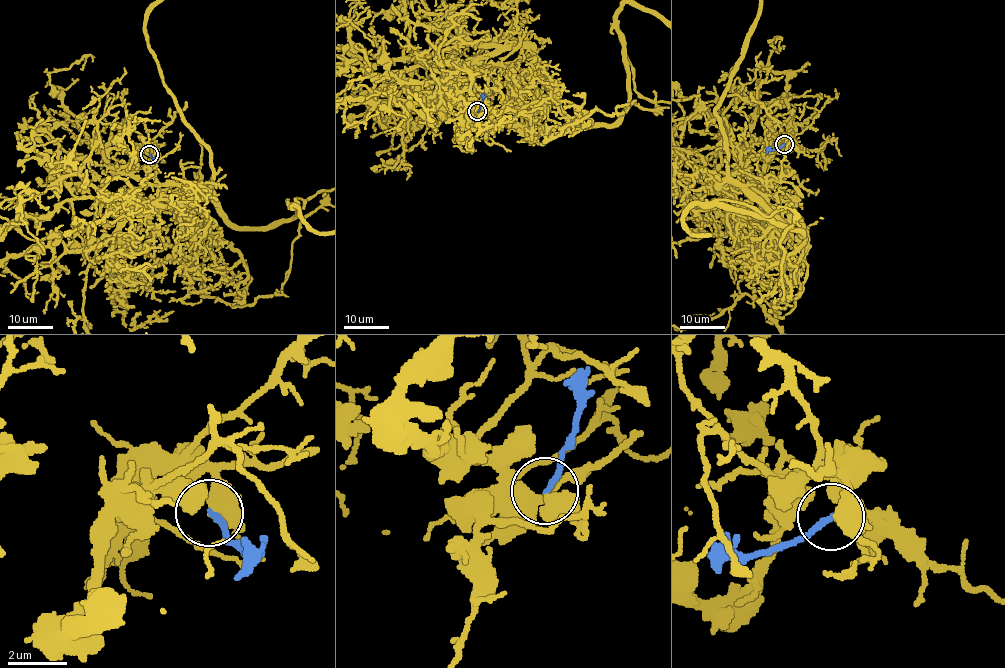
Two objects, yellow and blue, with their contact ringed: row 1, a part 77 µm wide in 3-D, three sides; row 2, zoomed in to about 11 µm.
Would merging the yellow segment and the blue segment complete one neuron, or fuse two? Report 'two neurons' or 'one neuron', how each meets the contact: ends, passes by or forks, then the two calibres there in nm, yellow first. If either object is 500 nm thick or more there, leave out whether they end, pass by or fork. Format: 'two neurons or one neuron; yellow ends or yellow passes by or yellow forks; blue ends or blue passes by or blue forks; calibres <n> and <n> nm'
two neurons; calibres 600 and 190 nm

